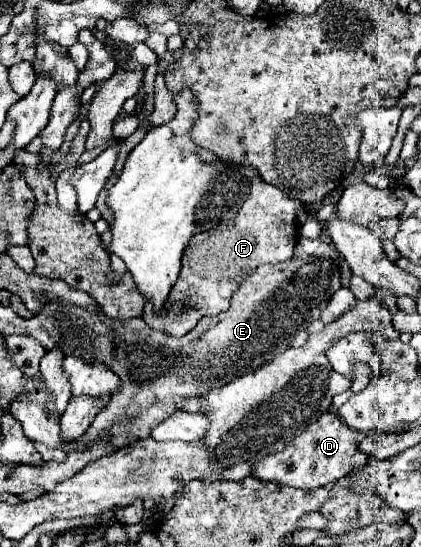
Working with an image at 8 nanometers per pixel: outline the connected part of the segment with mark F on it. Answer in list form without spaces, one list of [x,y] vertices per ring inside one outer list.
[[[253,180],[251,182],[251,196],[247,198],[247,202],[239,208],[239,212],[235,214],[235,218],[231,222],[221,222],[219,226],[215,226],[211,232],[203,232],[197,234],[187,250],[183,252],[183,268],[179,274],[177,284],[171,288],[167,302],[161,306],[161,310],[155,311],[153,304],[146,302],[143,312],[143,320],[147,322],[149,328],[169,334],[169,336],[183,336],[187,332],[191,332],[195,328],[195,324],[203,318],[203,316],[215,316],[223,310],[227,310],[231,306],[231,296],[235,294],[235,290],[239,288],[239,284],[253,274],[253,270],[257,270],[257,266],[261,264],[279,264],[283,260],[289,260],[293,256],[295,250],[295,242],[297,242],[297,210],[301,208],[301,204],[297,200],[287,198],[281,190],[277,190],[275,186],[263,182],[263,180]]]

